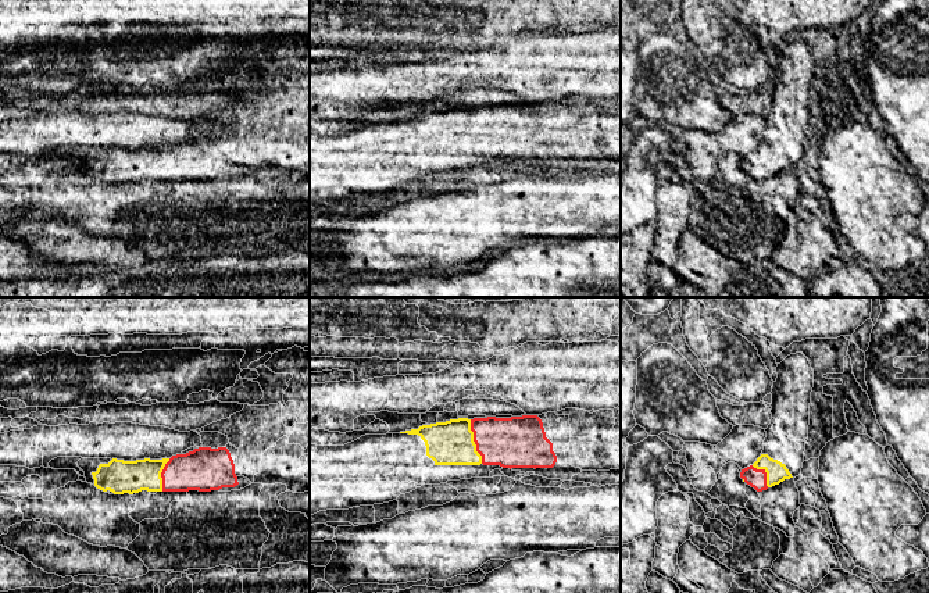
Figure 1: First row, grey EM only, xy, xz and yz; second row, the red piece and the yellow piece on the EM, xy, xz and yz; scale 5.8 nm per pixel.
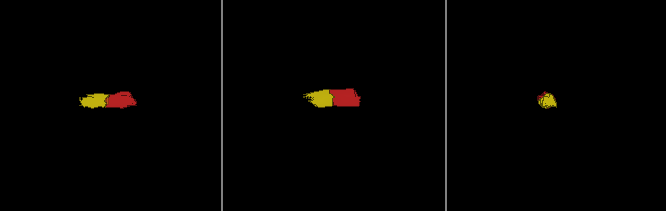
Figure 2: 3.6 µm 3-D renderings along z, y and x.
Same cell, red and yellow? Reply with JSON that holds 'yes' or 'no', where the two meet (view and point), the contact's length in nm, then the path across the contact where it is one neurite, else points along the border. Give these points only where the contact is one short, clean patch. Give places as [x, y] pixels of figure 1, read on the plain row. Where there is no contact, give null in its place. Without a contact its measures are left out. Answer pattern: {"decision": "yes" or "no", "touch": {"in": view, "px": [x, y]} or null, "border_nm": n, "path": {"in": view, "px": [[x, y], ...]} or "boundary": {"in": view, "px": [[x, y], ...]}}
{"decision": "yes", "touch": {"in": "xz", "px": [474, 129]}, "border_nm": 260}

